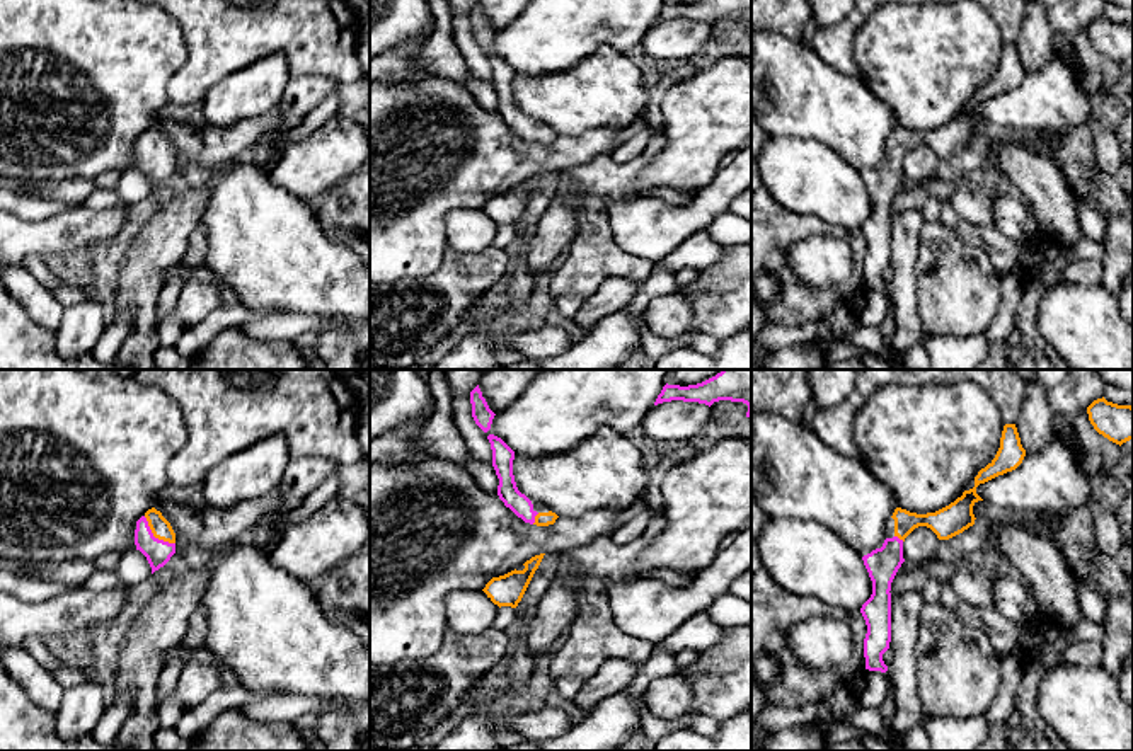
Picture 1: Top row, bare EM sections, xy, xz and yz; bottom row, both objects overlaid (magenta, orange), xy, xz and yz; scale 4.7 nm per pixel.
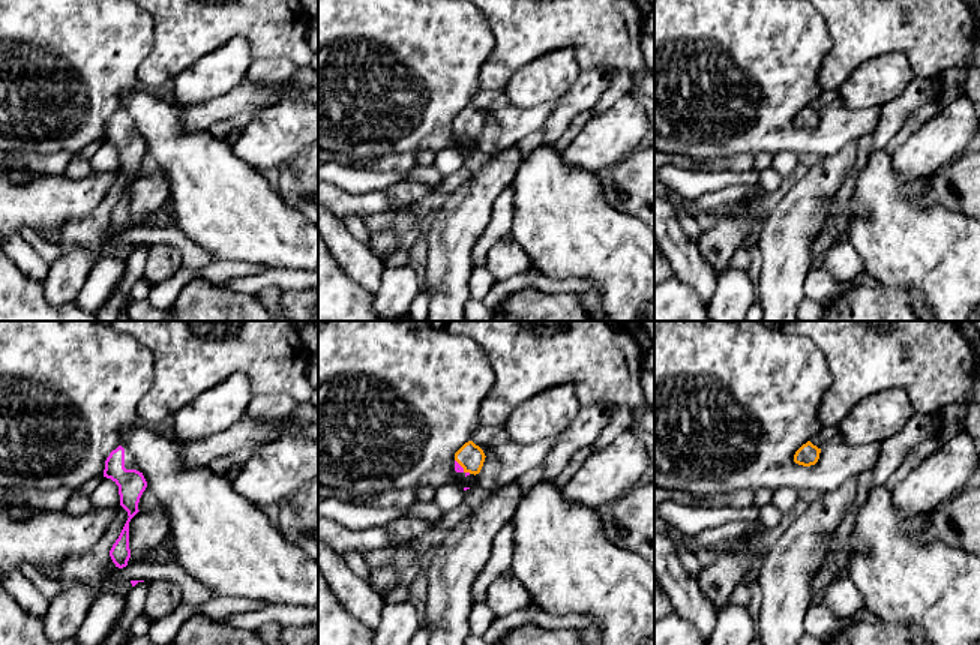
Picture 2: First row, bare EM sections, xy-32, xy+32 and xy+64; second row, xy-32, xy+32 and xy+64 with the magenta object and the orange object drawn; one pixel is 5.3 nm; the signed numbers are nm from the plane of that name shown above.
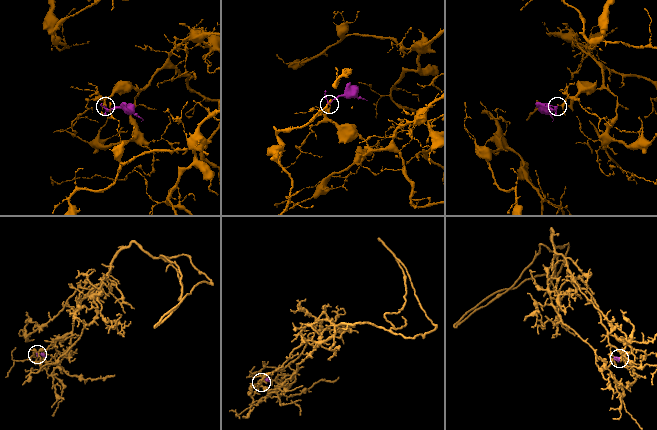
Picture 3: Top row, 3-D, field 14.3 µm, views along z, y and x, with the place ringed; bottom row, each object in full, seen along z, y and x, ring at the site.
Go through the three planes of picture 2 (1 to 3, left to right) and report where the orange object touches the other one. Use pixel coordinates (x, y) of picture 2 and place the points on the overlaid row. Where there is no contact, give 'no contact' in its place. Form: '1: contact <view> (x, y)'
1: no contact
2: contact xy+32 (462, 468)
3: no contact

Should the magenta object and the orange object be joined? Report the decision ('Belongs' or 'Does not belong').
Belongs

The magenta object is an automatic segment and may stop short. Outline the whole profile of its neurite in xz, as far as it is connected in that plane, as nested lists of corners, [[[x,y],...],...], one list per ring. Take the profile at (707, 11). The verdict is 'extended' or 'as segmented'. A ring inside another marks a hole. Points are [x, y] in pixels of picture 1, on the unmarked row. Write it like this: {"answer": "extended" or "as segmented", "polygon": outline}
{"answer": "as segmented", "polygon": [[[702,0],[688,5],[666,2],[654,24],[671,19],[699,20],[709,26],[719,19],[743,20],[748,24],[746,36],[751,37],[751,0]]]}

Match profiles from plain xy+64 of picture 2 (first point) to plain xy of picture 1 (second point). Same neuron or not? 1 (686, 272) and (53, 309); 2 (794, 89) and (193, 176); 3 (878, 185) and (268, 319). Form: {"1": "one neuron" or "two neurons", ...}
{"1": "one neuron", "2": "two neurons", "3": "two neurons"}

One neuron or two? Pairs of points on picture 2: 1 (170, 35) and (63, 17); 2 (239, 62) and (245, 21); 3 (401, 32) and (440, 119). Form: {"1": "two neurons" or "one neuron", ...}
{"1": "two neurons", "2": "two neurons", "3": "one neuron"}

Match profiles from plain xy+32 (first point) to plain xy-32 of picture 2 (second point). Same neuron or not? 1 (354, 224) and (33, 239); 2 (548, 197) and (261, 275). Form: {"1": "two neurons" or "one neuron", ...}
{"1": "one neuron", "2": "two neurons"}

